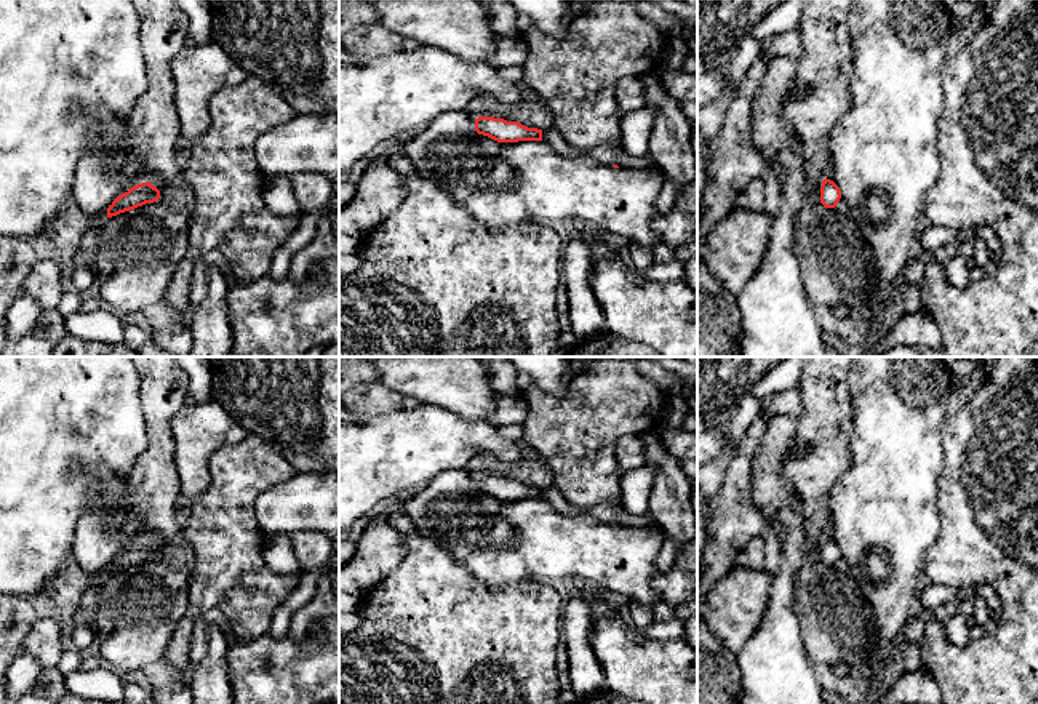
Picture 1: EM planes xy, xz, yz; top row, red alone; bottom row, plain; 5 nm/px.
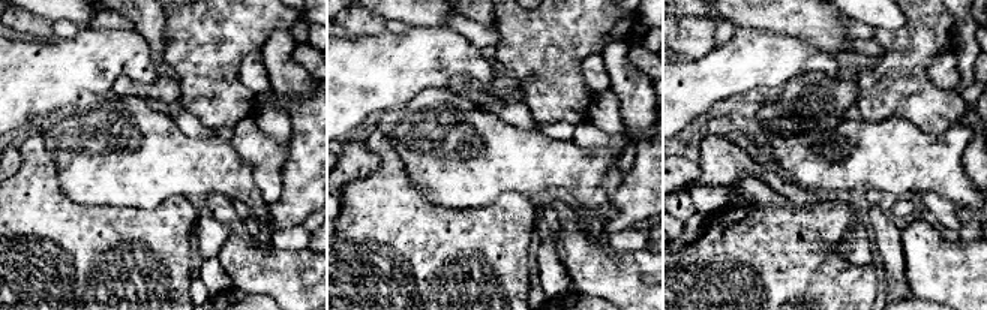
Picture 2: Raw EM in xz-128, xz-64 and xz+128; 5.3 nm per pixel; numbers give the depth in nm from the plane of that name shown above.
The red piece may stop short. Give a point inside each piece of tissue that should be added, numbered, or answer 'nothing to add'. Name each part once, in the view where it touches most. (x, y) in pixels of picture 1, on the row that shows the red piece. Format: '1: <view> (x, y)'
nothing to add

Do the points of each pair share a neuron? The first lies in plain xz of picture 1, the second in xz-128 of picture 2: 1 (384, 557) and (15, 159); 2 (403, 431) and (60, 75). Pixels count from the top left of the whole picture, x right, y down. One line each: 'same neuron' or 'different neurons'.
1: same neuron
2: same neuron

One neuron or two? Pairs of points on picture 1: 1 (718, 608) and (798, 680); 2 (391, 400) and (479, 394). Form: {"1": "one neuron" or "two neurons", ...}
{"1": "two neurons", "2": "two neurons"}

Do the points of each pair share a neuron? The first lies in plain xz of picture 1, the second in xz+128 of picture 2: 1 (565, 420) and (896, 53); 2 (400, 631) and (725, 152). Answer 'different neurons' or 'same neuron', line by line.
1: same neuron
2: different neurons

